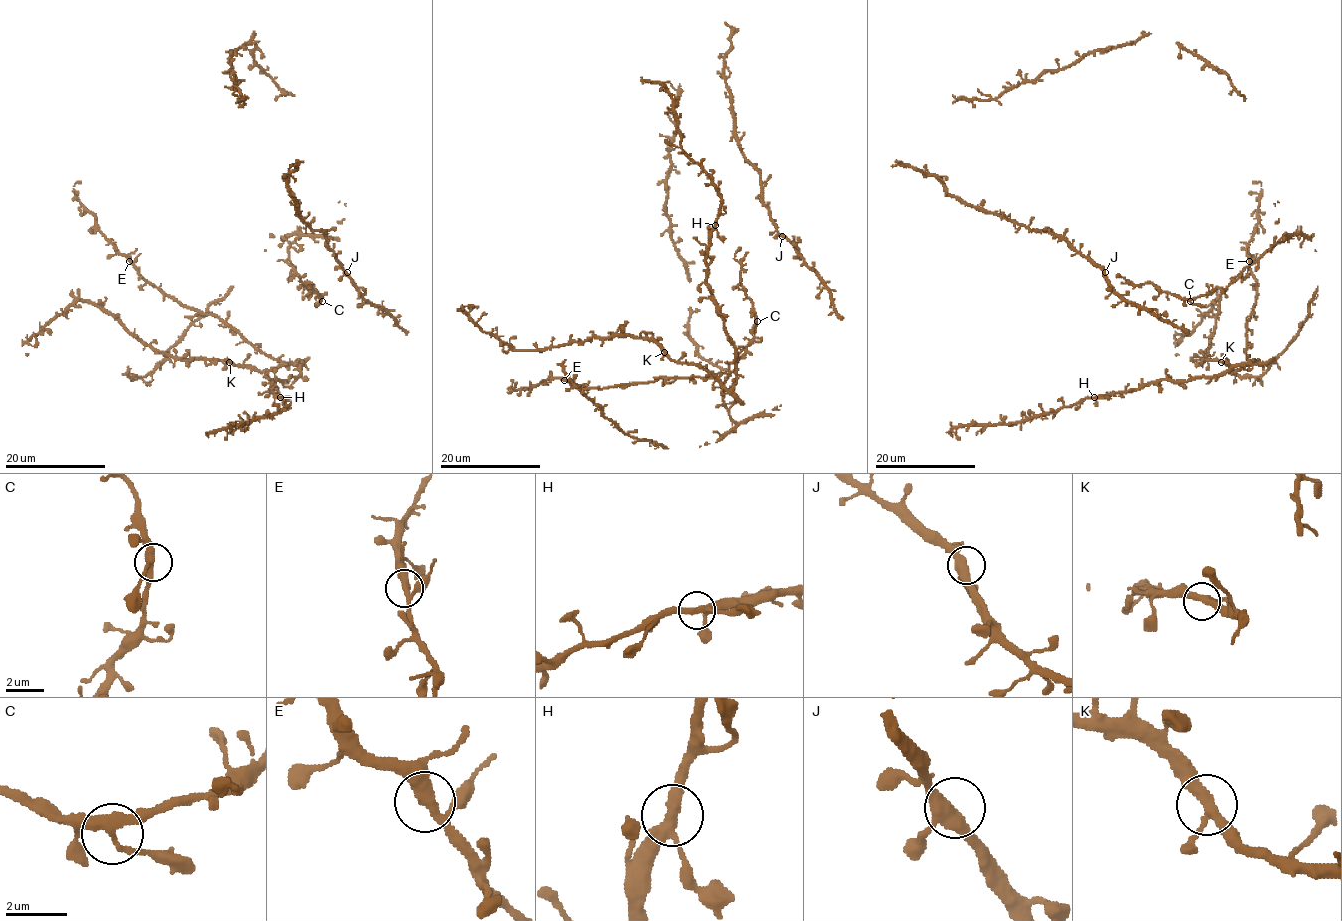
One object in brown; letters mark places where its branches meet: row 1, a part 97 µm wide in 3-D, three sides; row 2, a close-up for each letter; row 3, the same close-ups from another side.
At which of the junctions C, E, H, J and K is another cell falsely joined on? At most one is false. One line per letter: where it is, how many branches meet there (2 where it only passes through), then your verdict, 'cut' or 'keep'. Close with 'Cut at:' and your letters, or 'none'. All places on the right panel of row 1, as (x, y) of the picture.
C: (1190, 301) | 3 | keep
E: (1249, 261) | 3 | keep
H: (1094, 397) | 3 | keep
J: (1105, 272) | 3 | keep
K: (1221, 362) | 3 | keep
Cut at: none

